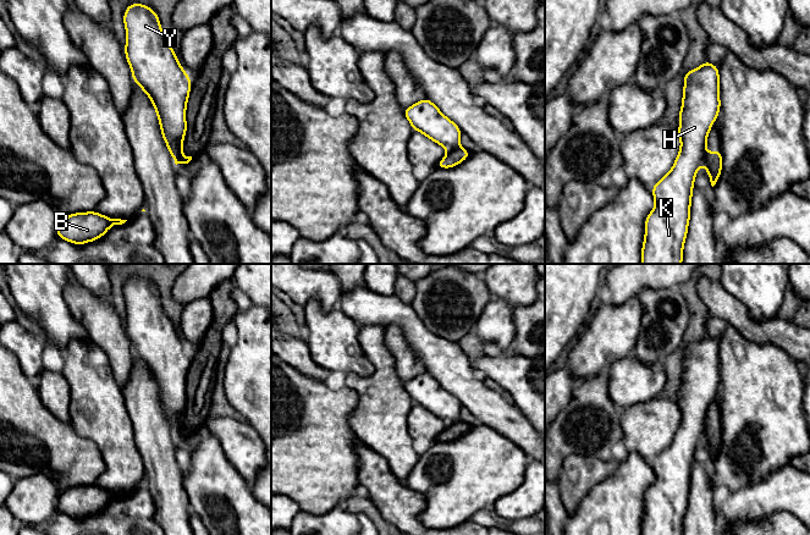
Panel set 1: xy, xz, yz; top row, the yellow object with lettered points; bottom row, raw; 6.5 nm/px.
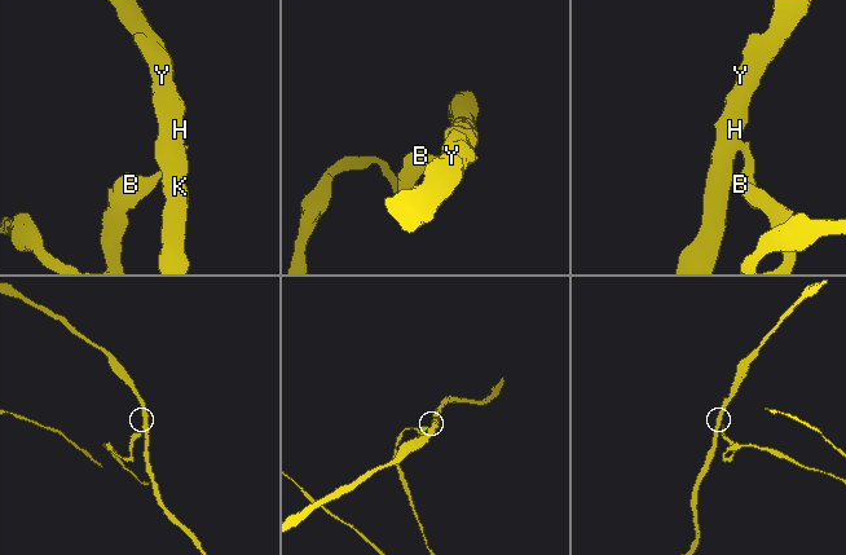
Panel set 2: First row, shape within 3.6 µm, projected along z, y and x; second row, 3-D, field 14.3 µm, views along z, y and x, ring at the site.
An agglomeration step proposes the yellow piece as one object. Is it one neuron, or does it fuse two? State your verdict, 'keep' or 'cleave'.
cleave

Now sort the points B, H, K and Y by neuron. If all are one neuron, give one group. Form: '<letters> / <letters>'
B / H K Y

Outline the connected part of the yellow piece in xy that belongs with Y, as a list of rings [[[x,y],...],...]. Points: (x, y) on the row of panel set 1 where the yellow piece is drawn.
[[[139,2],[131,4],[123,13],[123,23],[127,34],[125,55],[133,81],[151,99],[161,136],[177,165],[183,156],[191,77],[165,39],[155,11]]]

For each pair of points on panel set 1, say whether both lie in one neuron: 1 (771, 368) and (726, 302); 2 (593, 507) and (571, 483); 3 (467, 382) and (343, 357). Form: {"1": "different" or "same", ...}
{"1": "different", "2": "different", "3": "different"}

